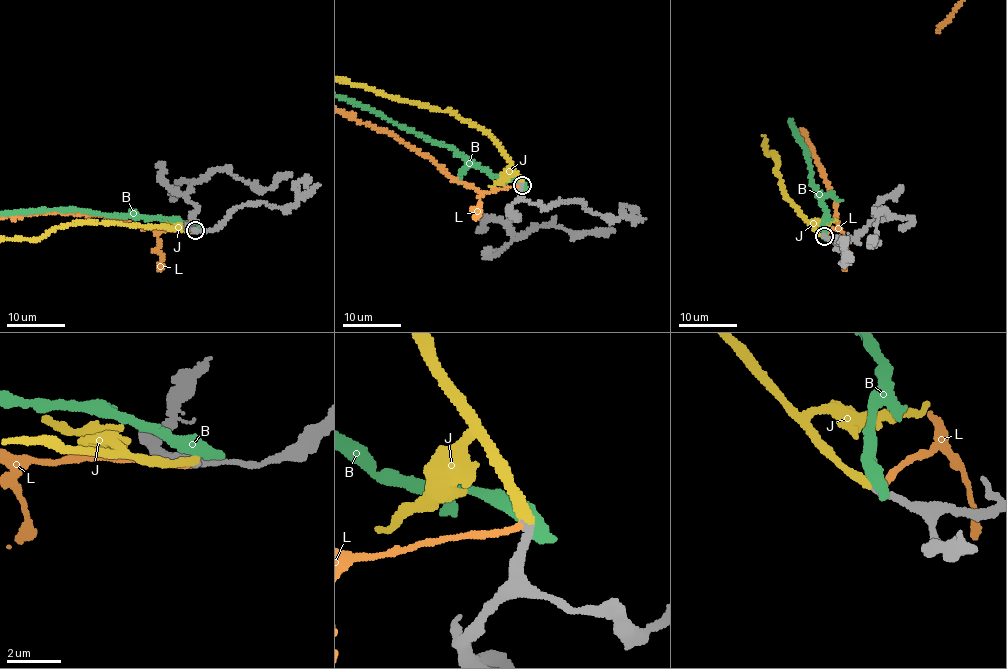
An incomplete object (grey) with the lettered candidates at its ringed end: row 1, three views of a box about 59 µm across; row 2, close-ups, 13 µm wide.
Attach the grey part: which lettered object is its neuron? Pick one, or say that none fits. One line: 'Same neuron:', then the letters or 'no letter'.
Same neuron: J

